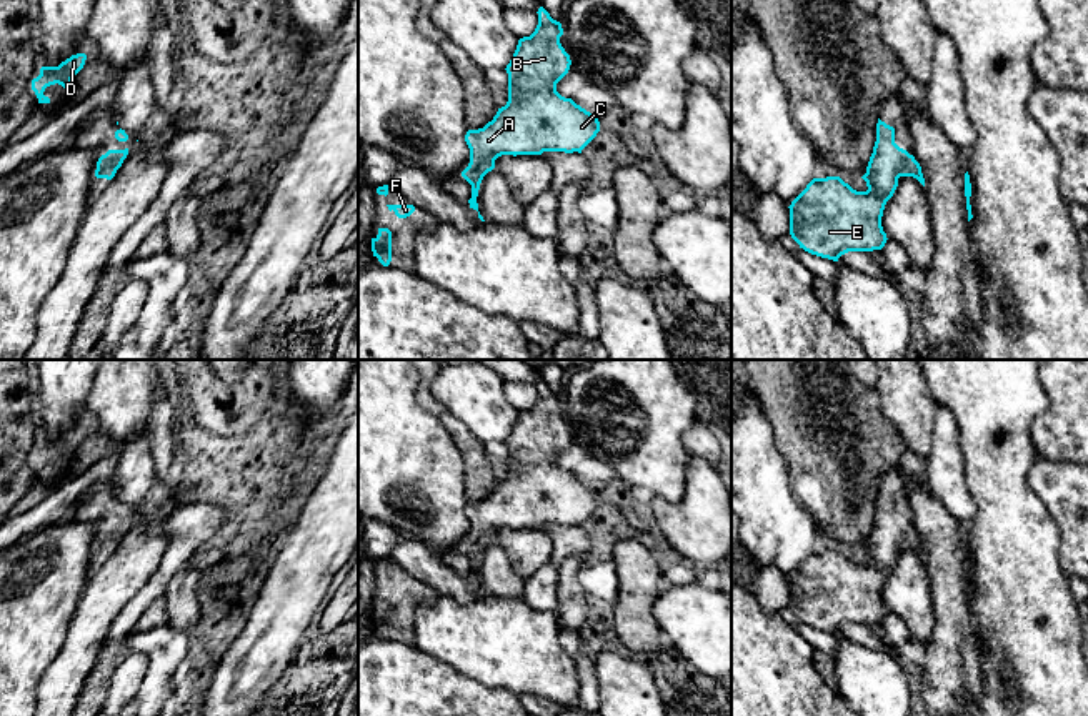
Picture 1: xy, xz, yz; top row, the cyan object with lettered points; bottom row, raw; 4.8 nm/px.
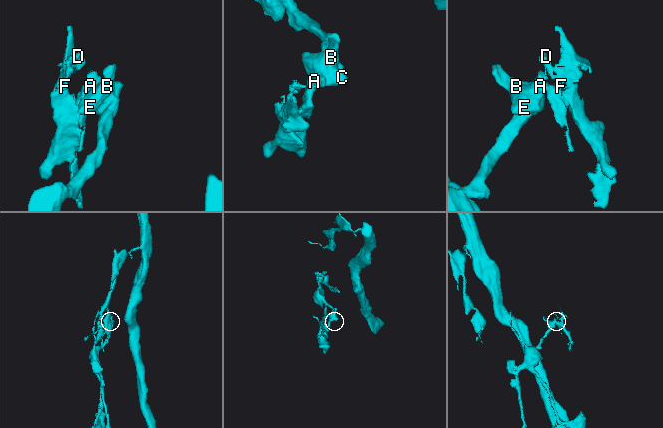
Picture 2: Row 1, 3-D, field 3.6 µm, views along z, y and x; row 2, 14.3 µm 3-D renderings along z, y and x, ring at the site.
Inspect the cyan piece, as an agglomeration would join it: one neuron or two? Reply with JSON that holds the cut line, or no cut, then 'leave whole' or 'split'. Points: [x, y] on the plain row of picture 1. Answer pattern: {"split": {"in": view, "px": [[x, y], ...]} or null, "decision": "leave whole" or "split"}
{"split": {"in": "xz", "px": [[494, 533], [470, 535]]}, "decision": "split"}

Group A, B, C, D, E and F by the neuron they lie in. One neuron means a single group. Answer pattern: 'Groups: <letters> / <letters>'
Groups: A B C E / D F

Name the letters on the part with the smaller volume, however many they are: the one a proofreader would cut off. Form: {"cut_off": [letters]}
{"cut_off": ["D", "F"]}

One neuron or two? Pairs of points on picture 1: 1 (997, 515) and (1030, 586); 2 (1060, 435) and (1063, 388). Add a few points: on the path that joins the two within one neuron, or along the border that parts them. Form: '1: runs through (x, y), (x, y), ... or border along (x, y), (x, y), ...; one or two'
1: runs through (1012, 533), (1015, 568); one
2: runs through (1063, 423), (1063, 400); one

